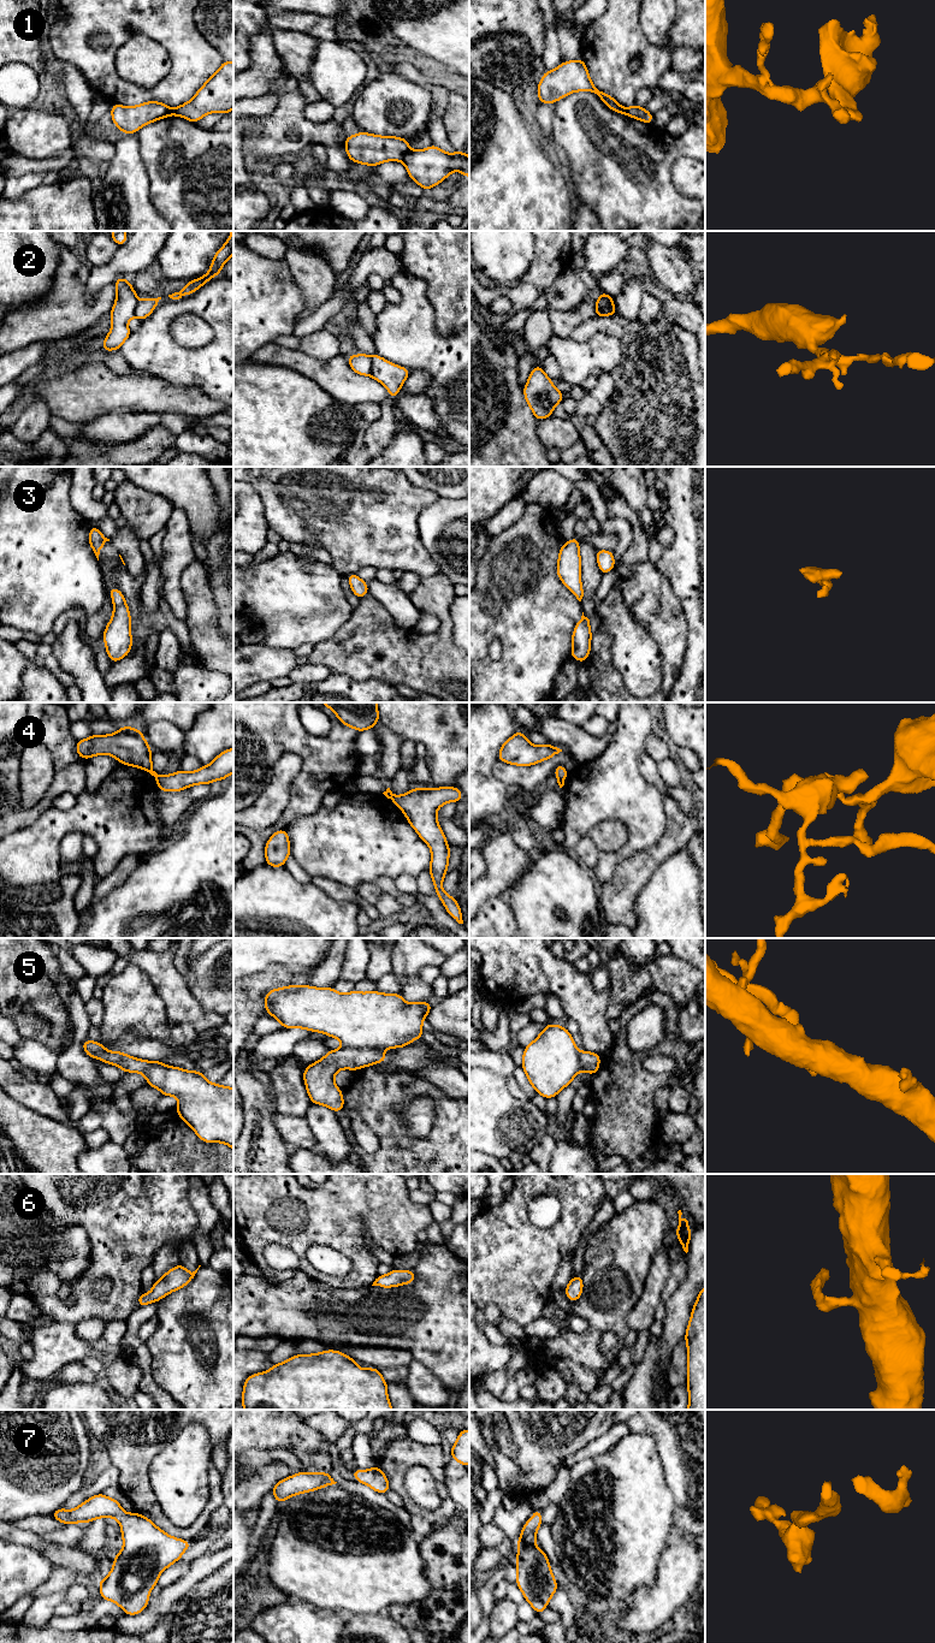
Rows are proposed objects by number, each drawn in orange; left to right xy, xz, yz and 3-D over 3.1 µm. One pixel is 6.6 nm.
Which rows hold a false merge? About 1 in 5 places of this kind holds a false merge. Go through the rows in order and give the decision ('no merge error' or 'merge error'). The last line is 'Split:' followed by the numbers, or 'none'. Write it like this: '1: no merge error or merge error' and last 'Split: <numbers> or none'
1: merge error
2: merge error
3: no merge error
4: merge error
5: merge error
6: no merge error
7: no merge error
Split: 1, 2, 4, 5

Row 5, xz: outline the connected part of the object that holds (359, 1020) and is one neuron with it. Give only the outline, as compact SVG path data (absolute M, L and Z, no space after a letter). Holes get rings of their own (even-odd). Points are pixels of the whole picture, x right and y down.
M283 986L270 990L264 998L266 1013L277 1019L283 1028L304 1028L339 1039L343 1046L363 1049L392 1049L422 1039L422 1020L427 1018L432 1002L407 1003L396 993L375 990L339 993L333 987Z

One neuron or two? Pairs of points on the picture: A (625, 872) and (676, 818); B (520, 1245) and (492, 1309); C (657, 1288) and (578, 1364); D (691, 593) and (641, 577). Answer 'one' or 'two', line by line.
A: one
B: two
C: two
D: two

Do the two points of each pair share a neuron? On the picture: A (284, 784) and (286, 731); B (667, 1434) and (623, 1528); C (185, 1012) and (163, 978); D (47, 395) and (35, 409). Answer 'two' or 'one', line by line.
A: two
B: two
C: one
D: two

